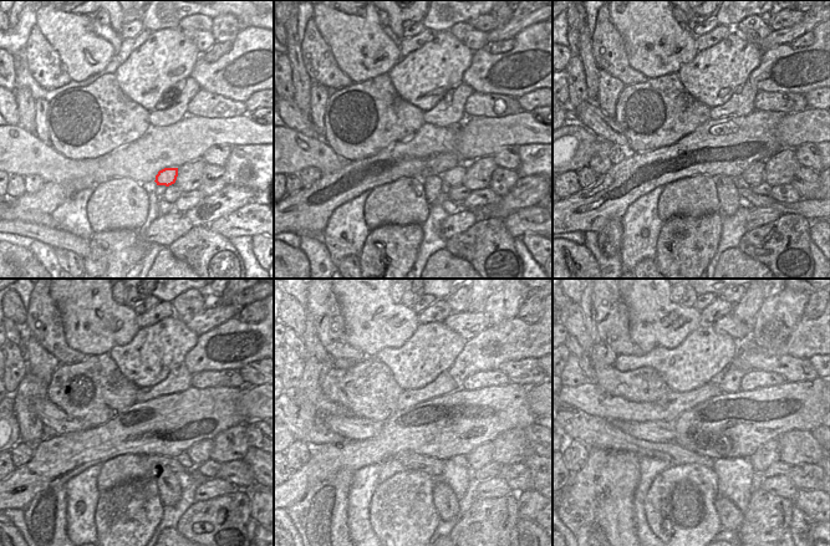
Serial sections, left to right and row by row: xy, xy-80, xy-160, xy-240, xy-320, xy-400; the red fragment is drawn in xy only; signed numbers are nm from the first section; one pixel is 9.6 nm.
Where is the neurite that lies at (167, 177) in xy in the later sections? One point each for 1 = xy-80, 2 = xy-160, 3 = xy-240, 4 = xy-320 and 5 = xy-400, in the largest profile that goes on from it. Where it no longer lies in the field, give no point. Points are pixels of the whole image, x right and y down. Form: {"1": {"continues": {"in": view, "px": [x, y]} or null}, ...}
{"1": {"continues": {"in": "xy-80", "px": [453, 177]}}, "2": {"continues": {"in": "xy-160", "px": [744, 179]}}, "3": {"continues": {"in": "xy-240", "px": [198, 453]}}, "4": {"continues": {"in": "xy-320", "px": [482, 455]}}, "5": {"continues": {"in": "xy-400", "px": [769, 453]}}}

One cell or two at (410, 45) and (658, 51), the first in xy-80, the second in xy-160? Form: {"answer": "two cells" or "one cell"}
{"answer": "two cells"}

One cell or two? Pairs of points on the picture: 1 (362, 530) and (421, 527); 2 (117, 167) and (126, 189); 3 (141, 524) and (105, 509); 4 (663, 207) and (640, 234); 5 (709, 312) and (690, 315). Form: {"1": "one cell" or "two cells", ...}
{"1": "two cells", "2": "two cells", "3": "one cell", "4": "two cells", "5": "two cells"}

